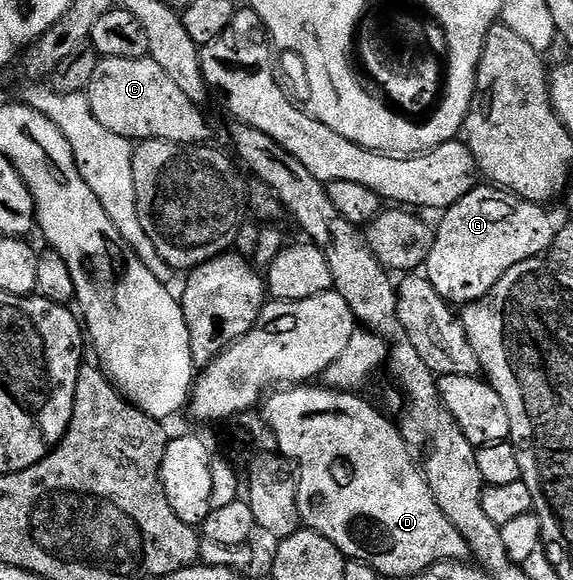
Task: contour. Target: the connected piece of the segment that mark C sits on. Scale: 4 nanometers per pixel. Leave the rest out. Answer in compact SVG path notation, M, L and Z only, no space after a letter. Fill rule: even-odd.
M101 58L94 69L94 77L90 77L86 94L94 117L101 125L106 125L110 133L118 133L118 137L123 139L209 142L208 123L200 112L203 110L197 103L190 101L182 89L178 89L178 84L153 59Z

